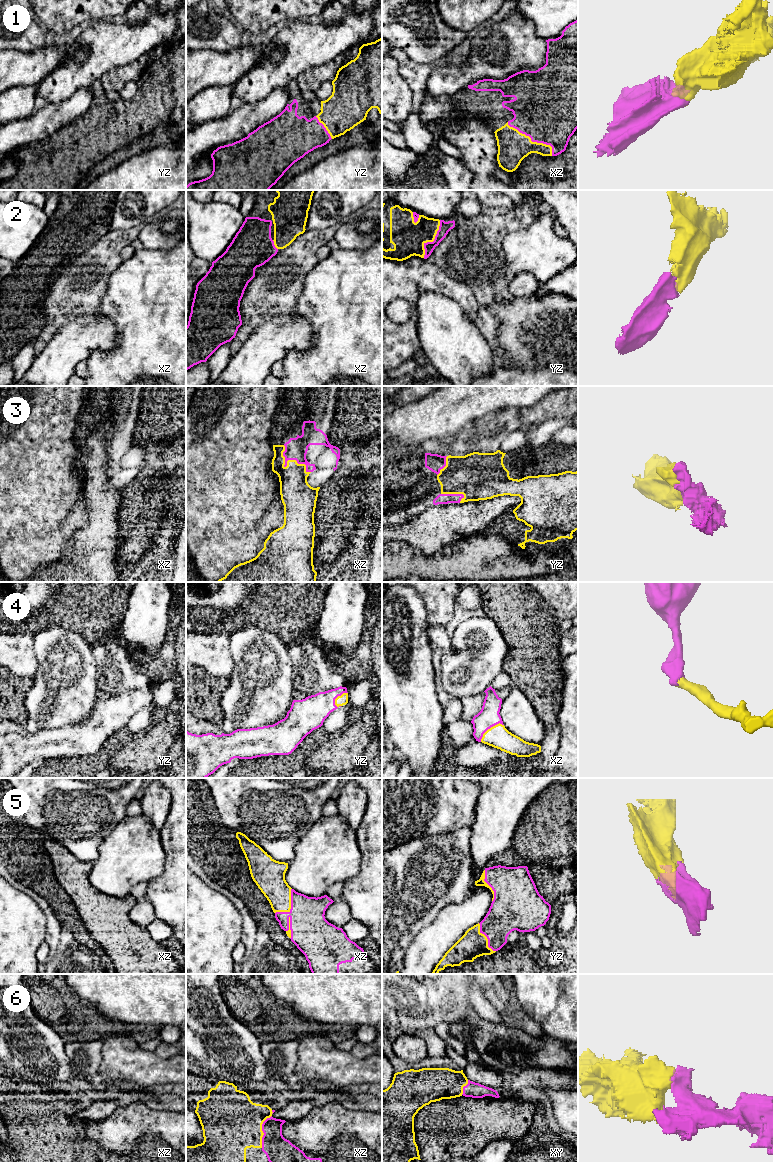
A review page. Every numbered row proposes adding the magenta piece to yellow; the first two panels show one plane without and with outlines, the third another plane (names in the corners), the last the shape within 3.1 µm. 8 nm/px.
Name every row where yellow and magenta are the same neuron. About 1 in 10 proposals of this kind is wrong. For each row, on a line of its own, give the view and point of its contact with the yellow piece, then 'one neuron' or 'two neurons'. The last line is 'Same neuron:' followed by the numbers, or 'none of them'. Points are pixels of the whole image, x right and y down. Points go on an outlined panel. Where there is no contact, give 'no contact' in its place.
1: xz (531, 141) | one neuron
2: yz (432, 241) | one neuron
3: xz (292, 460) | one neuron
4: xz (490, 728) | one neuron
5: xz (290, 906) | one neuron
6: xz (262, 1131) | one neuron
Same neuron: 1, 2, 3, 4, 5, 6

